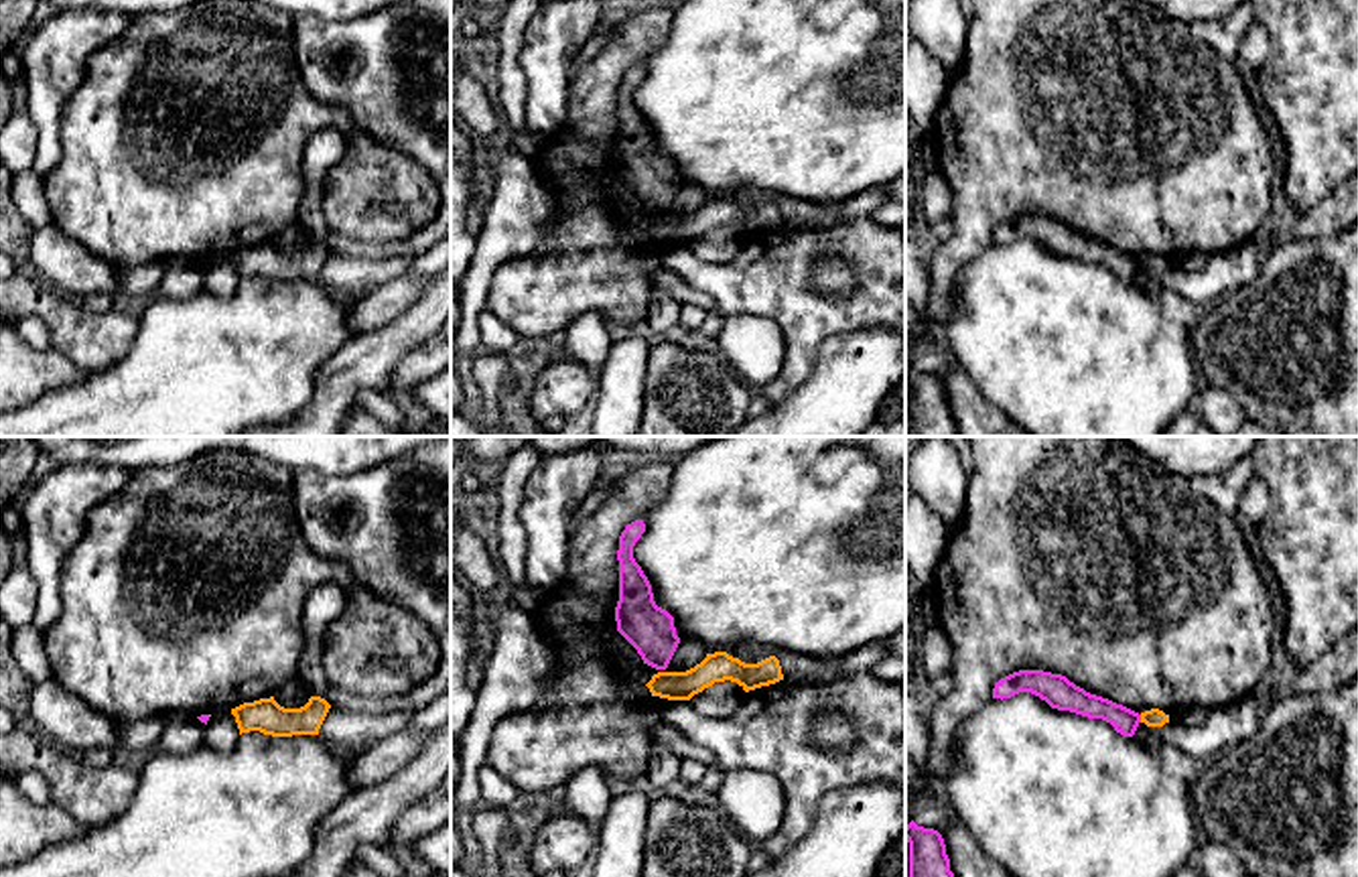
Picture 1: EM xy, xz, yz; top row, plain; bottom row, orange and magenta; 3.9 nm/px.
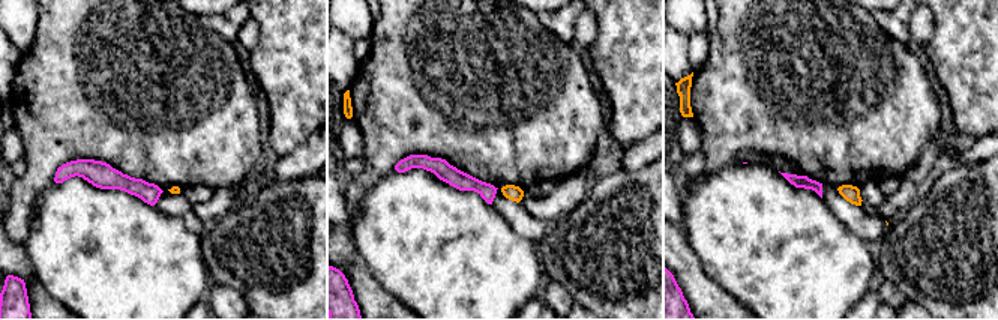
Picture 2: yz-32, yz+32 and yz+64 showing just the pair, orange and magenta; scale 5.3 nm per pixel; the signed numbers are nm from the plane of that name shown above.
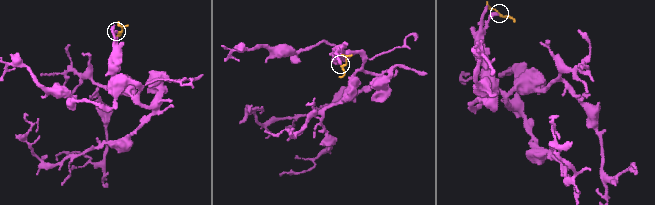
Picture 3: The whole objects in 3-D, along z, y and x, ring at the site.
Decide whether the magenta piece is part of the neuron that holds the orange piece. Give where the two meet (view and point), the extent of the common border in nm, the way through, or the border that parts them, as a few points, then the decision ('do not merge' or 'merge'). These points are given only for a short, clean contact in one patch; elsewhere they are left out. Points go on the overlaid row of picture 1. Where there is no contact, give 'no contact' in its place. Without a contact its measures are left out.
contact yz (1141, 719); length 30 nm; border yz (1139, 715), (1141, 721); do not merge

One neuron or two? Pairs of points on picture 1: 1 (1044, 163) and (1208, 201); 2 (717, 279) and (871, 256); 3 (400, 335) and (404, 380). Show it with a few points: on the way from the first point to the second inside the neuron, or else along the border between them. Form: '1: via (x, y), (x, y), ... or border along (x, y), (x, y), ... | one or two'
1: via (1084, 163), (1168, 163) | one
2: via (756, 279), (764, 279), (804, 244), (833, 244) | one
3: border along (429, 335), (396, 366), (390, 392) | two

